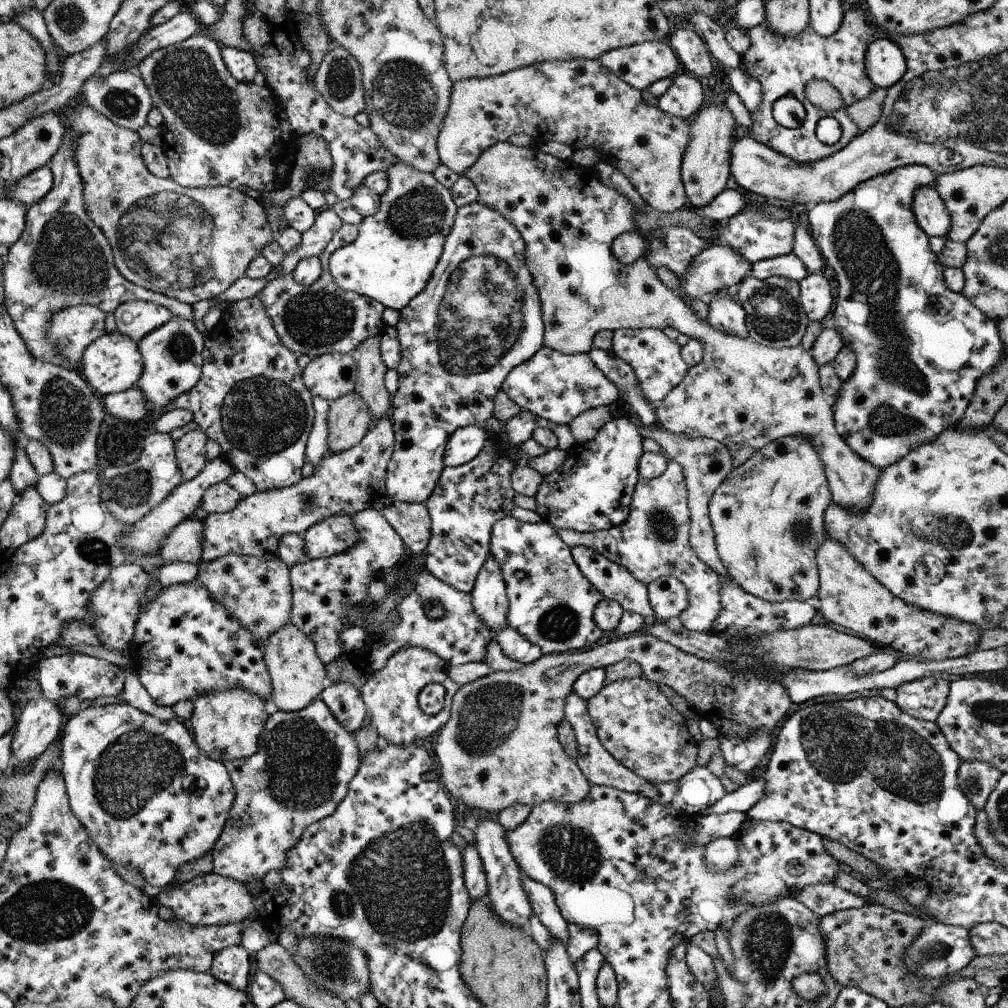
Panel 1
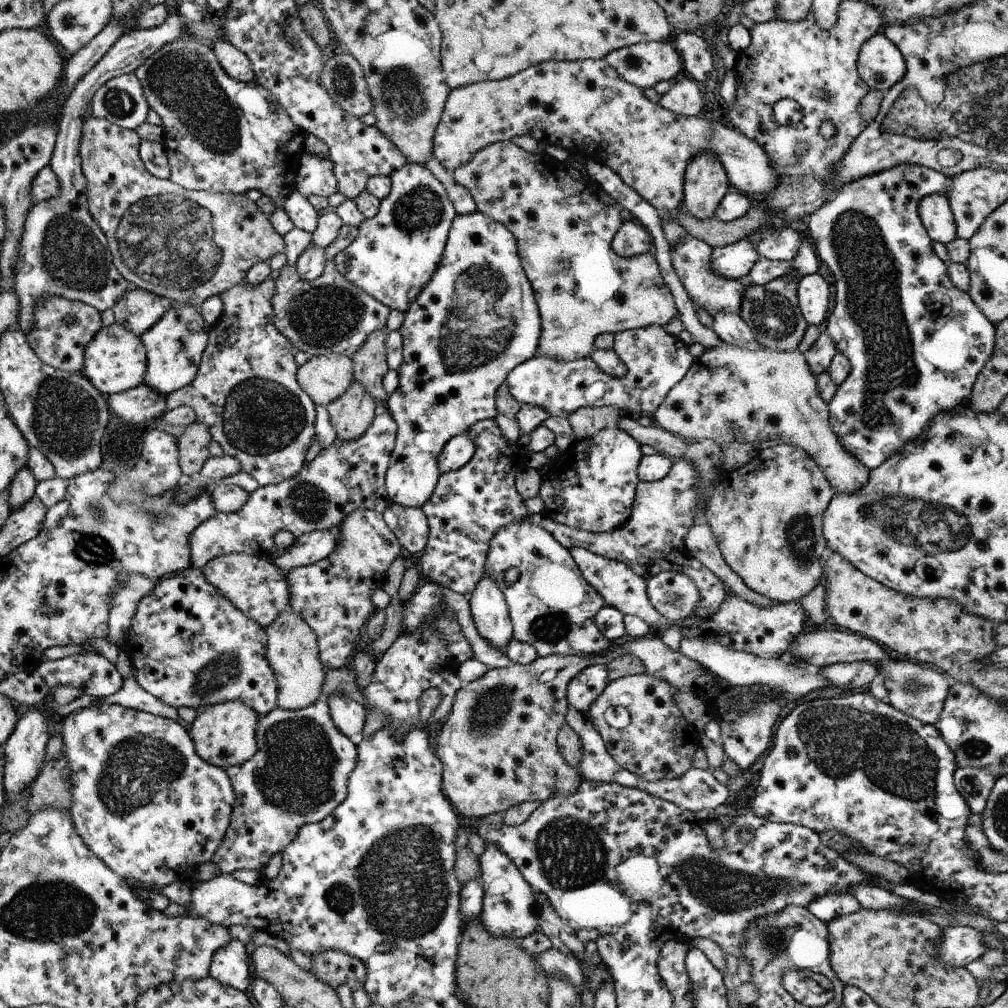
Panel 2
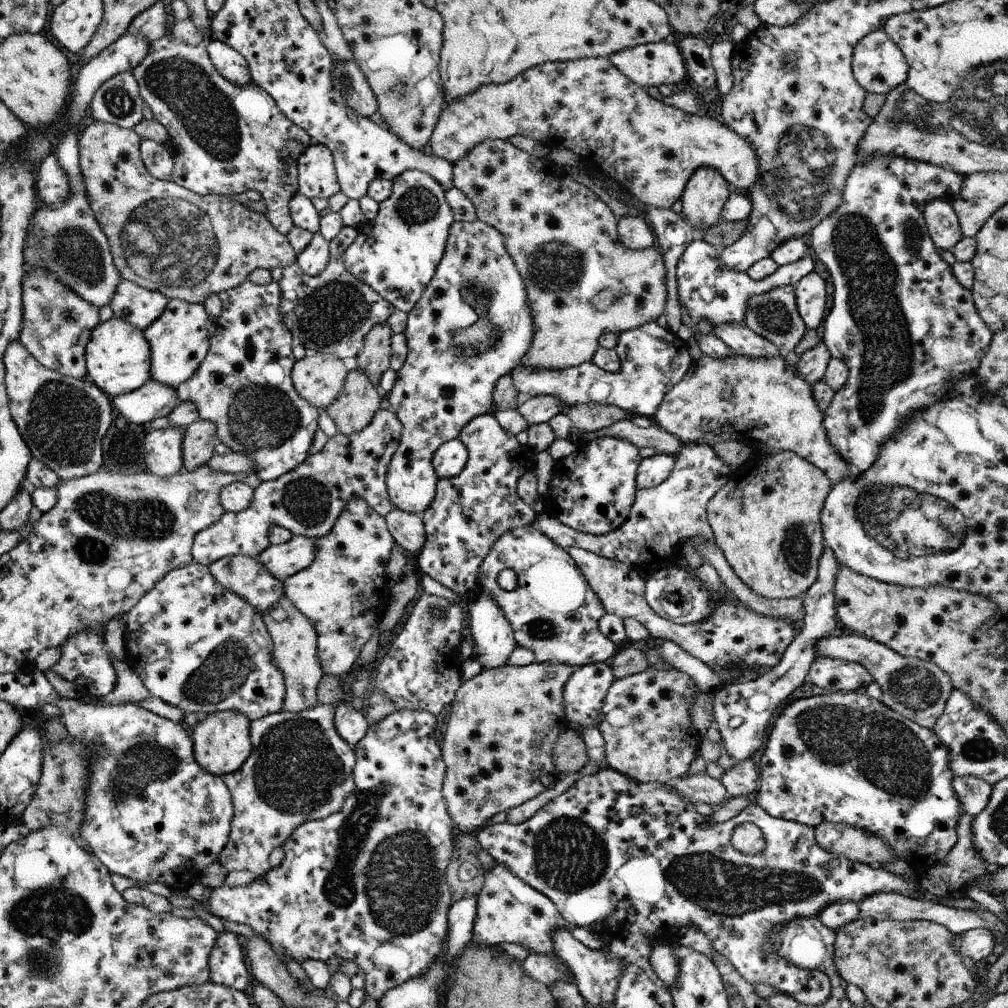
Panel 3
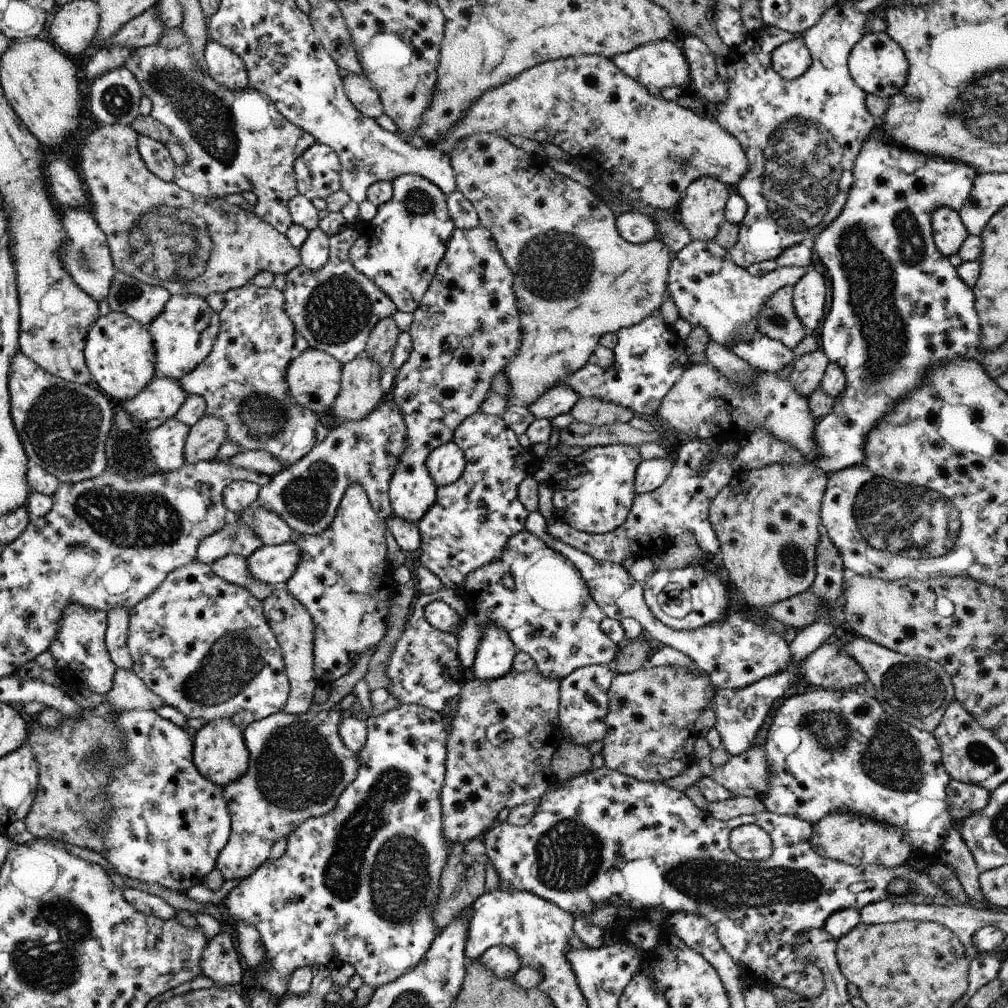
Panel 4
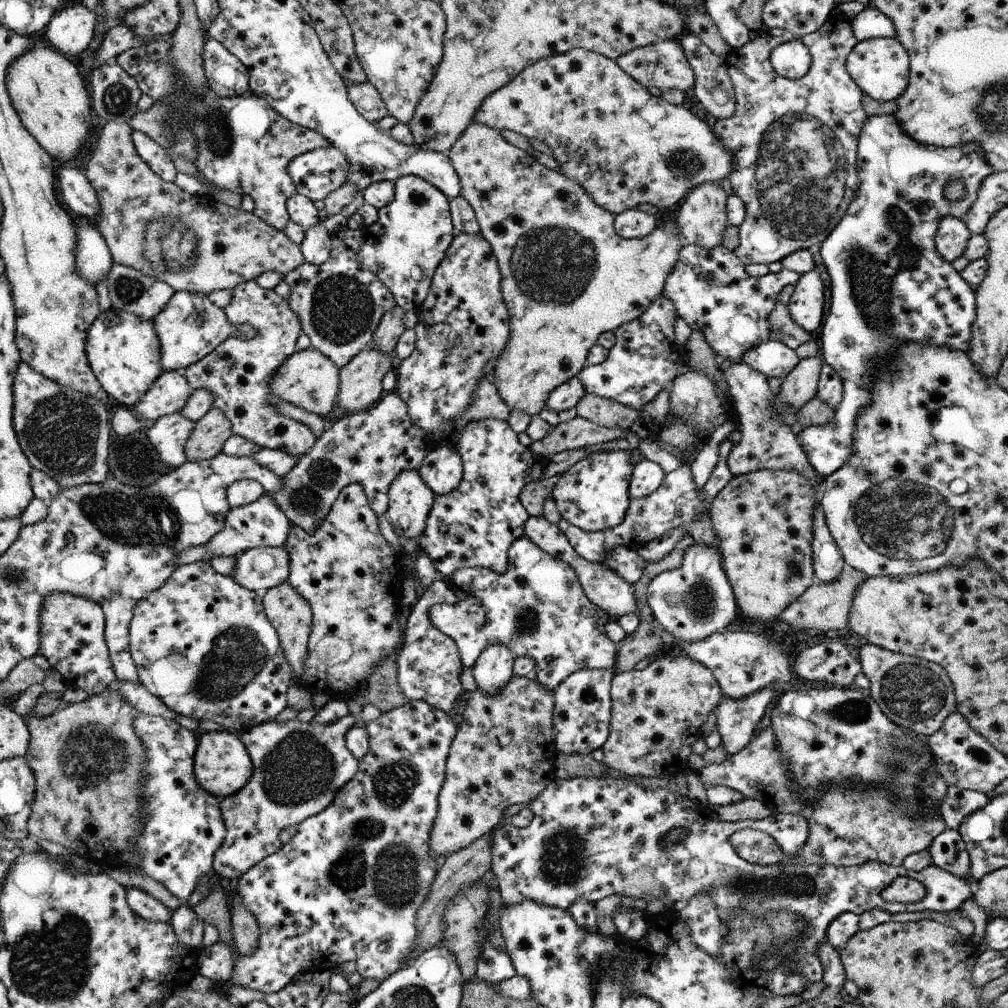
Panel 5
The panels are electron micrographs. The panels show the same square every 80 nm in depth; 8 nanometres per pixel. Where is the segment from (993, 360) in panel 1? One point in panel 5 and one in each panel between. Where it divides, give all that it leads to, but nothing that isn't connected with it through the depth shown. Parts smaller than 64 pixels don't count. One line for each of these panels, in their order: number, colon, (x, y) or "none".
2: (916, 344)
3: (908, 331)
4: (898, 305)
5: (889, 285)

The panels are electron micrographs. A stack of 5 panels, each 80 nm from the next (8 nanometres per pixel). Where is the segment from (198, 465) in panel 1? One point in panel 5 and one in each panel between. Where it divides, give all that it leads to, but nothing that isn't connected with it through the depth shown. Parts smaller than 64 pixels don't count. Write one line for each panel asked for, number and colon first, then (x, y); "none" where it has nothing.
2: (194, 444)
3: (201, 437)
4: (207, 435)
5: (214, 428)

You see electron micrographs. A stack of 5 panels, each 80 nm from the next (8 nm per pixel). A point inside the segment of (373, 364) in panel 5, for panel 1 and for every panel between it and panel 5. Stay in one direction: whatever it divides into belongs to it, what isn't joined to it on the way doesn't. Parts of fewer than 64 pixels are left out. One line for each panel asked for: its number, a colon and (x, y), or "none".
1: (349, 422)
2: (351, 415)
3: (360, 399)
4: (361, 394)

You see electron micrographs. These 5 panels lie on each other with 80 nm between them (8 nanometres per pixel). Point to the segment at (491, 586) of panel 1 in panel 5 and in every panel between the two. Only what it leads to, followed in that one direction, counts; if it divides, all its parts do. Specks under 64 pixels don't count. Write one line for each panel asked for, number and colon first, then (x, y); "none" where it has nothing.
2: (489, 610)
3: (493, 639)
4: (494, 658)
5: (494, 669)

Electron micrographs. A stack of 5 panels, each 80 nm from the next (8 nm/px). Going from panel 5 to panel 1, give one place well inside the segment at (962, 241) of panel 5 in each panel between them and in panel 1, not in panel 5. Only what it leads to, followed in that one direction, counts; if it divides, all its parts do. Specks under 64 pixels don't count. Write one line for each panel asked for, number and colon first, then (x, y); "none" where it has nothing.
1: (931, 213)
2: (934, 210)
3: (944, 228)
4: (949, 232)

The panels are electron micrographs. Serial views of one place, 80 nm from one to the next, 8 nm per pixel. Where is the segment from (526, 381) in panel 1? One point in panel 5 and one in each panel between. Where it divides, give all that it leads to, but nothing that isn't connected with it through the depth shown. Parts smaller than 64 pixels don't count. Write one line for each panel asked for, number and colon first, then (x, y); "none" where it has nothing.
2: (656, 361)
3: (654, 360)
4: (650, 357)
5: (644, 360)

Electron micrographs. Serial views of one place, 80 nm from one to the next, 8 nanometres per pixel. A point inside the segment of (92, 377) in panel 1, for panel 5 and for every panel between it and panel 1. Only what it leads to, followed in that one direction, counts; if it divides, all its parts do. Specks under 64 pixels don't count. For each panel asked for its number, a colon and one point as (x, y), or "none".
2: (116, 360)
3: (118, 356)
4: (120, 352)
5: (125, 353)

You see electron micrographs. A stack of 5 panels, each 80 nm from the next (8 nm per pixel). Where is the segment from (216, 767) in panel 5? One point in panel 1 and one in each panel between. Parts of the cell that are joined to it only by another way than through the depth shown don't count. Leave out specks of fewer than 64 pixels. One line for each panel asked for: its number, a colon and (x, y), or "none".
1: (228, 725)
2: (224, 734)
3: (223, 744)
4: (220, 754)

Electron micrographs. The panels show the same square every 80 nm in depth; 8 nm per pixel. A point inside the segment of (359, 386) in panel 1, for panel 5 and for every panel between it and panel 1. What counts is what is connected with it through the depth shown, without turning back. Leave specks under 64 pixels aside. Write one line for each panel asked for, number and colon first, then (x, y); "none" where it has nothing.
2: (371, 361)
3: (374, 358)
4: (384, 338)
5: (392, 327)

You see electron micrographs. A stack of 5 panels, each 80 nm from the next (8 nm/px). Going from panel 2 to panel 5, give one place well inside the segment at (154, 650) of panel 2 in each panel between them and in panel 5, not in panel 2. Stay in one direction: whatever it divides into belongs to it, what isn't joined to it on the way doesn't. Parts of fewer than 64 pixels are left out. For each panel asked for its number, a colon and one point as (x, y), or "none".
3: (197, 645)
4: (205, 646)
5: (204, 646)

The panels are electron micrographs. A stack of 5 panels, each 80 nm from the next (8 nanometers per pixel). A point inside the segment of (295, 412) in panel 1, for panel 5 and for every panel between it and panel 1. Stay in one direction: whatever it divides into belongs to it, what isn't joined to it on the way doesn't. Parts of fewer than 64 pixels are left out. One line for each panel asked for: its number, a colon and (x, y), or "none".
2: (245, 391)
3: (244, 385)
4: (243, 380)
5: (238, 372)

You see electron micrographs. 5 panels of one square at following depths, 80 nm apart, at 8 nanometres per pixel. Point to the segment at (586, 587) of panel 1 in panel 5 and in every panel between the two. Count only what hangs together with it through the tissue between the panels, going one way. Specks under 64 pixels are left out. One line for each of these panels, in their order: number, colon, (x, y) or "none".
2: (551, 605)
3: (553, 611)
4: (550, 614)
5: (538, 608)

